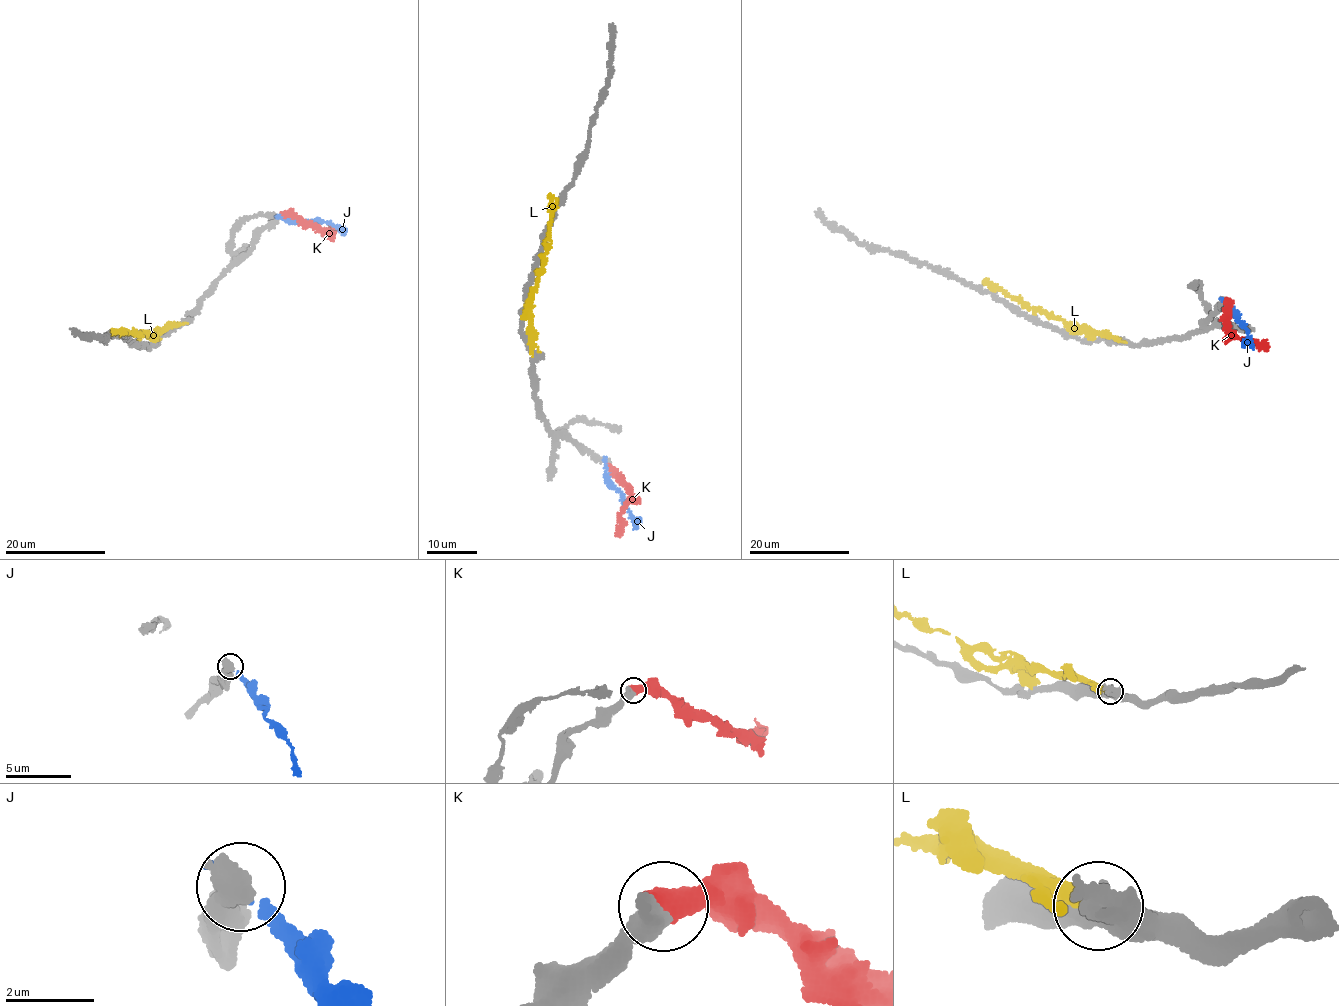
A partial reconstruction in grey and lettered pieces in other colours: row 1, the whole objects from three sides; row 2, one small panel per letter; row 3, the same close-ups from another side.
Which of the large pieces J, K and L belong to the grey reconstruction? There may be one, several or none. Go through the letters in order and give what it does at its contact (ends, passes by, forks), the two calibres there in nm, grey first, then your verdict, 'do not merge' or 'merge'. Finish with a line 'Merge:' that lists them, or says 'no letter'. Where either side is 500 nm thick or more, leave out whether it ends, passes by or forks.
J: 650 nm thick on the grey side, 320 nm on the other; do not merge
K: 550 nm thick on the grey side, 600 nm on the other; merge
L: 480 nm thick on the grey side, 550 nm on the other; do not merge
Merge: K

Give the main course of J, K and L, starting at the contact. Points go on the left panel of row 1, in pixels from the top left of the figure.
J: (279, 216), (296, 221), (320, 220), (344, 233)
K: (283, 214), (299, 217), (321, 229), (322, 233), (333, 229), (331, 231)
L: (179, 324), (149, 336), (150, 332), (130, 334), (117, 331), (113, 335)

